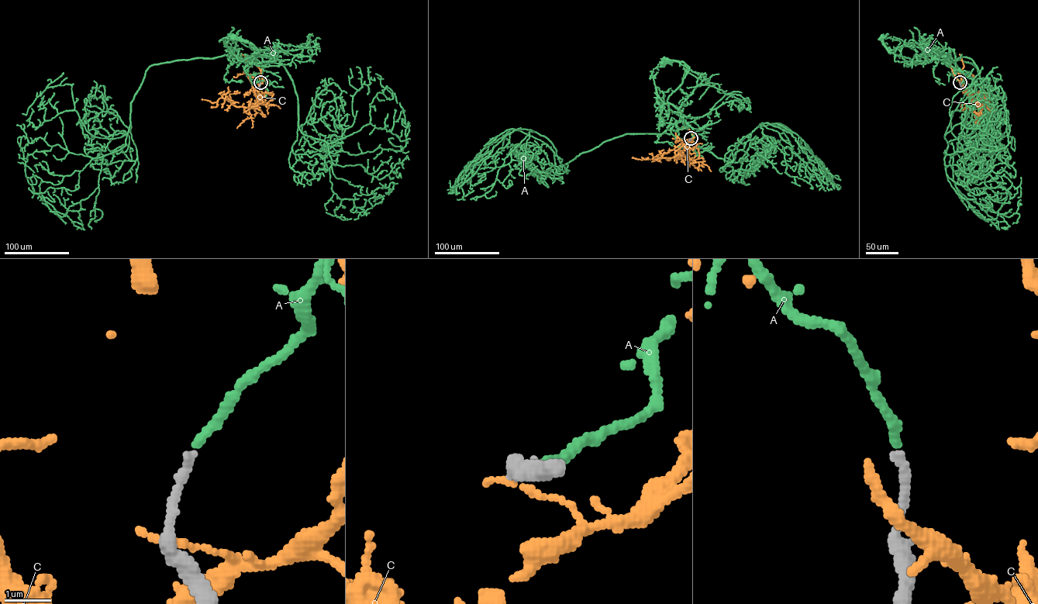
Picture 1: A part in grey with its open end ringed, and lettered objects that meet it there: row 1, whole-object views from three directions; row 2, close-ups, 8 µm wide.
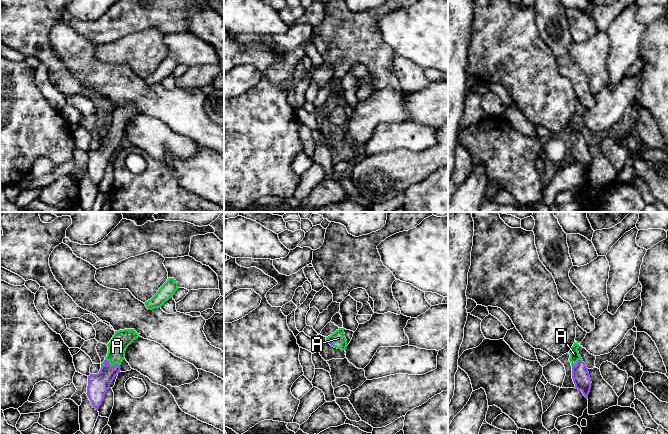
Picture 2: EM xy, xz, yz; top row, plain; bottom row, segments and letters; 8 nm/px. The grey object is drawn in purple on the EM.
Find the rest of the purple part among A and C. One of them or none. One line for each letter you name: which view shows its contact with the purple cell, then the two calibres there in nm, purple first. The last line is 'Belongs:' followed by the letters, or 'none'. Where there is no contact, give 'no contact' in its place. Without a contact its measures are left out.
A: meets purple in xy; 170 nm thick on the purple side, 150 nm on the other
Belongs: A

